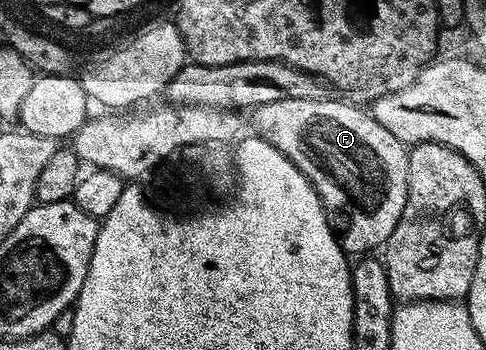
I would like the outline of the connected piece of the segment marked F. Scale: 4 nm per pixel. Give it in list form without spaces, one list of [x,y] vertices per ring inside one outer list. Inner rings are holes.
[[[279,99],[275,103],[258,105],[255,110],[255,133],[271,143],[271,147],[287,155],[287,159],[291,159],[291,163],[295,163],[295,167],[303,171],[303,175],[315,187],[325,214],[329,216],[329,223],[333,226],[333,232],[337,234],[346,254],[369,255],[384,246],[403,215],[403,207],[407,203],[409,149],[399,139],[395,139],[395,135],[391,135],[391,131],[387,131],[383,123],[377,122],[372,112],[365,110],[364,113],[360,104],[350,103],[345,99],[337,100],[341,101]]]

